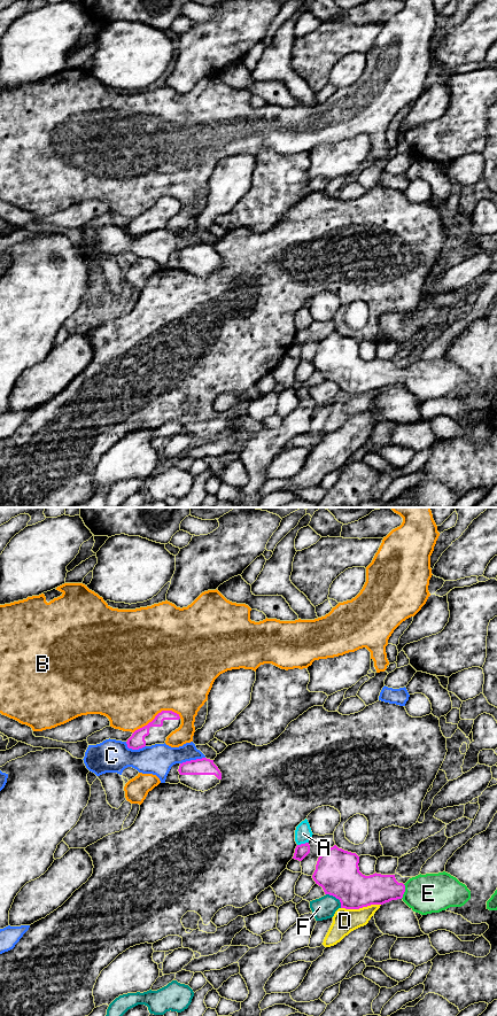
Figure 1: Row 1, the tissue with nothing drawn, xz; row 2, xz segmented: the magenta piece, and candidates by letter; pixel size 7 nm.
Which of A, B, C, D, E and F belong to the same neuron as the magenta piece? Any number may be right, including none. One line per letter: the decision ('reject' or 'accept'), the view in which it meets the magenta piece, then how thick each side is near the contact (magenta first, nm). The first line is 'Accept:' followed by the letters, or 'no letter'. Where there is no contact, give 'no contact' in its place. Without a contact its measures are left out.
Accept: E
A: reject; meets magenta in xz; 90 nm thick on the magenta side, 120 nm on the other
B: reject; meets magenta in xz; 110 nm thick on the magenta side, 500 nm on the other
C: reject; meets magenta in xz; 120 nm thick on the magenta side, 220 nm on the other
D: reject; meets magenta in xz; 280 nm thick on the magenta side, 170 nm on the other
E: accept; meets magenta in xz; 220 nm thick on the magenta side, 280 nm on the other
F: reject; meets magenta in xz; 300 nm thick on the magenta side, 160 nm on the other

